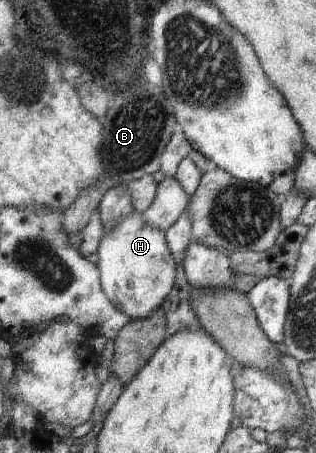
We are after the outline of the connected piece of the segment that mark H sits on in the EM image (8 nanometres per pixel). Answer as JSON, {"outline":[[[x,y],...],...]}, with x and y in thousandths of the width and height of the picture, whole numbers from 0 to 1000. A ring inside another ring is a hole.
{"outline":[[[421,461],[367,503],[326,521],[304,565],[313,565],[316,623],[339,660],[415,706],[456,706],[500,684],[554,629],[557,576],[535,554],[522,512],[465,499],[449,472]]]}

